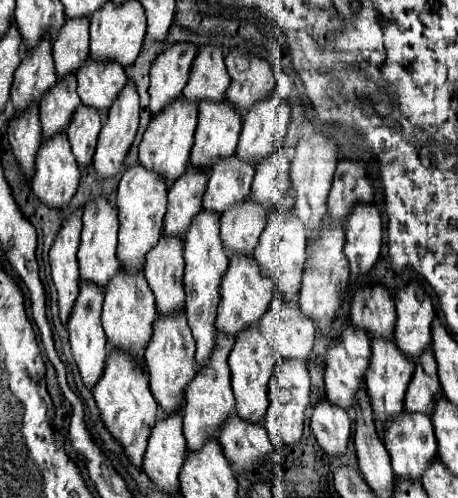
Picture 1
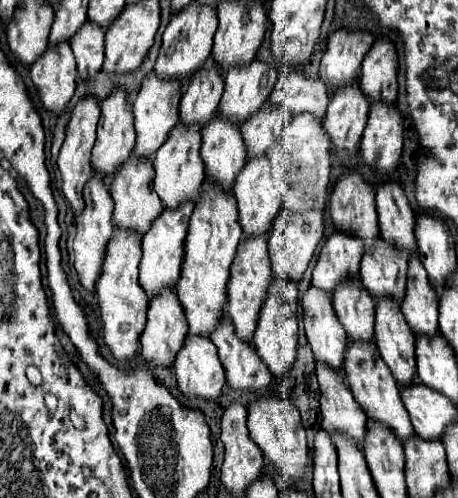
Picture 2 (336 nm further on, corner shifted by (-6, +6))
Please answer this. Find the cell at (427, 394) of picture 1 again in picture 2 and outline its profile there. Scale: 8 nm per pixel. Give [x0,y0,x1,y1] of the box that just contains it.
[401,258,439,336]

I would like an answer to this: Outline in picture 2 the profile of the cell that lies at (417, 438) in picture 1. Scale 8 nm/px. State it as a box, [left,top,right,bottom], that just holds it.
[375,298,417,386]

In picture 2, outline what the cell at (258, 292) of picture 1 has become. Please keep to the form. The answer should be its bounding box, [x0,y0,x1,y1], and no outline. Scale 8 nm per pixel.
[233,156,283,236]

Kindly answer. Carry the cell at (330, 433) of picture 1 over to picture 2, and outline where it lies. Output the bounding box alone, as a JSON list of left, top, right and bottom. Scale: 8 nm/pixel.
[303,286,347,370]

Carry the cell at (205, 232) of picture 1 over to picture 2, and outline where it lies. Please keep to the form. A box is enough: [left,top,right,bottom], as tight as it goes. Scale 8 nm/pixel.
[201,112,247,190]

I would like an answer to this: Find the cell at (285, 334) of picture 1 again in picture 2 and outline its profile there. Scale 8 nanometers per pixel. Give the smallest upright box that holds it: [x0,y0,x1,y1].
[269,208,323,282]

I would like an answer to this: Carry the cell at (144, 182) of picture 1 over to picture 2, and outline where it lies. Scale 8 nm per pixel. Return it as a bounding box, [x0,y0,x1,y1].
[133,70,181,156]

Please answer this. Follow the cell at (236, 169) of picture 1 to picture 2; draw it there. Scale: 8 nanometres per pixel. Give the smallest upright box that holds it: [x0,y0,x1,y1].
[219,58,279,126]

